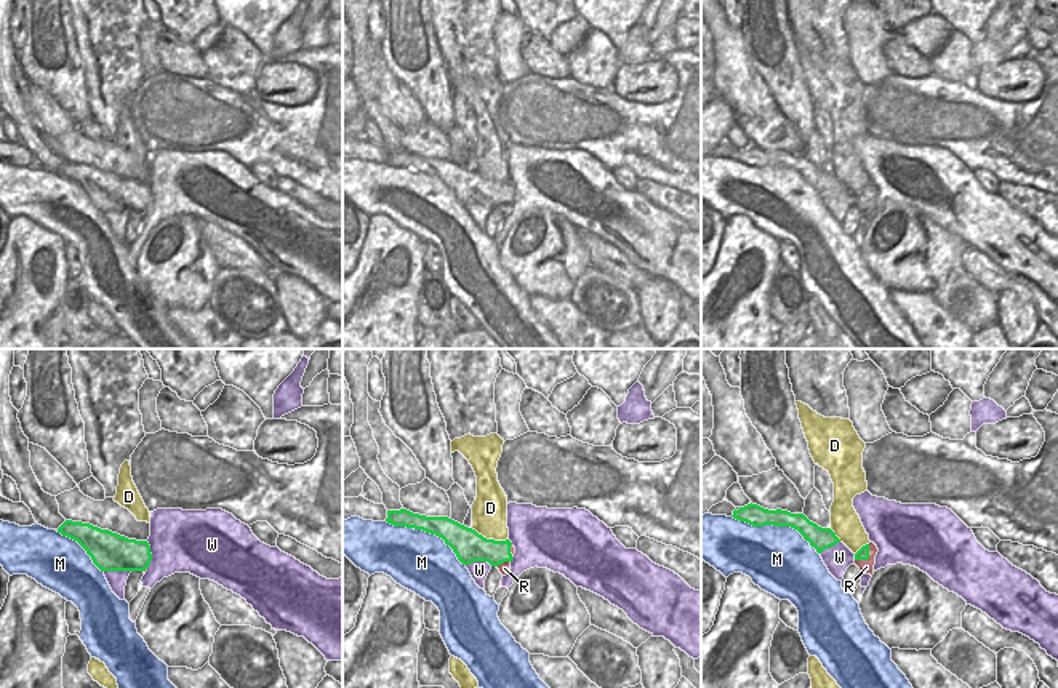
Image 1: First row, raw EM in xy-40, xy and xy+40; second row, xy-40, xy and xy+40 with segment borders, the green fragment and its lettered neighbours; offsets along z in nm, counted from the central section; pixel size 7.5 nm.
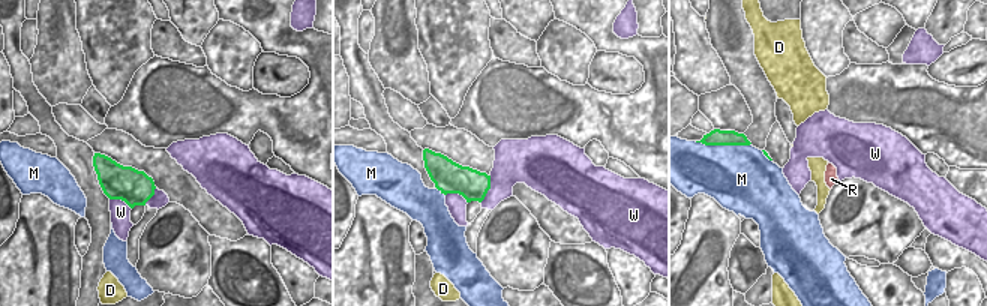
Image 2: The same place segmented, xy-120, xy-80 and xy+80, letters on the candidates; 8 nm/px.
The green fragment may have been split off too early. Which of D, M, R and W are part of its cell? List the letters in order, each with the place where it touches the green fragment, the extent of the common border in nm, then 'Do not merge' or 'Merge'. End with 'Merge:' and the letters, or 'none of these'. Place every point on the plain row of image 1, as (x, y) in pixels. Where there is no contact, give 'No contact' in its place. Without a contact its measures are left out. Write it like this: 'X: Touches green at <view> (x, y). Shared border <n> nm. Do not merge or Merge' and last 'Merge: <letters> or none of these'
D: Touches green at xy (490, 181). Shared border 300 nm. Do not merge
M: Touches green at xy+40 (777, 167). Shared border 700 nm. Do not merge
R: Touches green at xy+40 (868, 199). Shared border 170 nm. Do not merge
W: Touches green at xy-40 (151, 197). Shared border 220 nm. Do not merge
Merge: none of these.

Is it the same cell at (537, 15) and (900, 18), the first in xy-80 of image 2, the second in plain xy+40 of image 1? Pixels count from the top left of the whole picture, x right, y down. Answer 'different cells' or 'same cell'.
same cell

